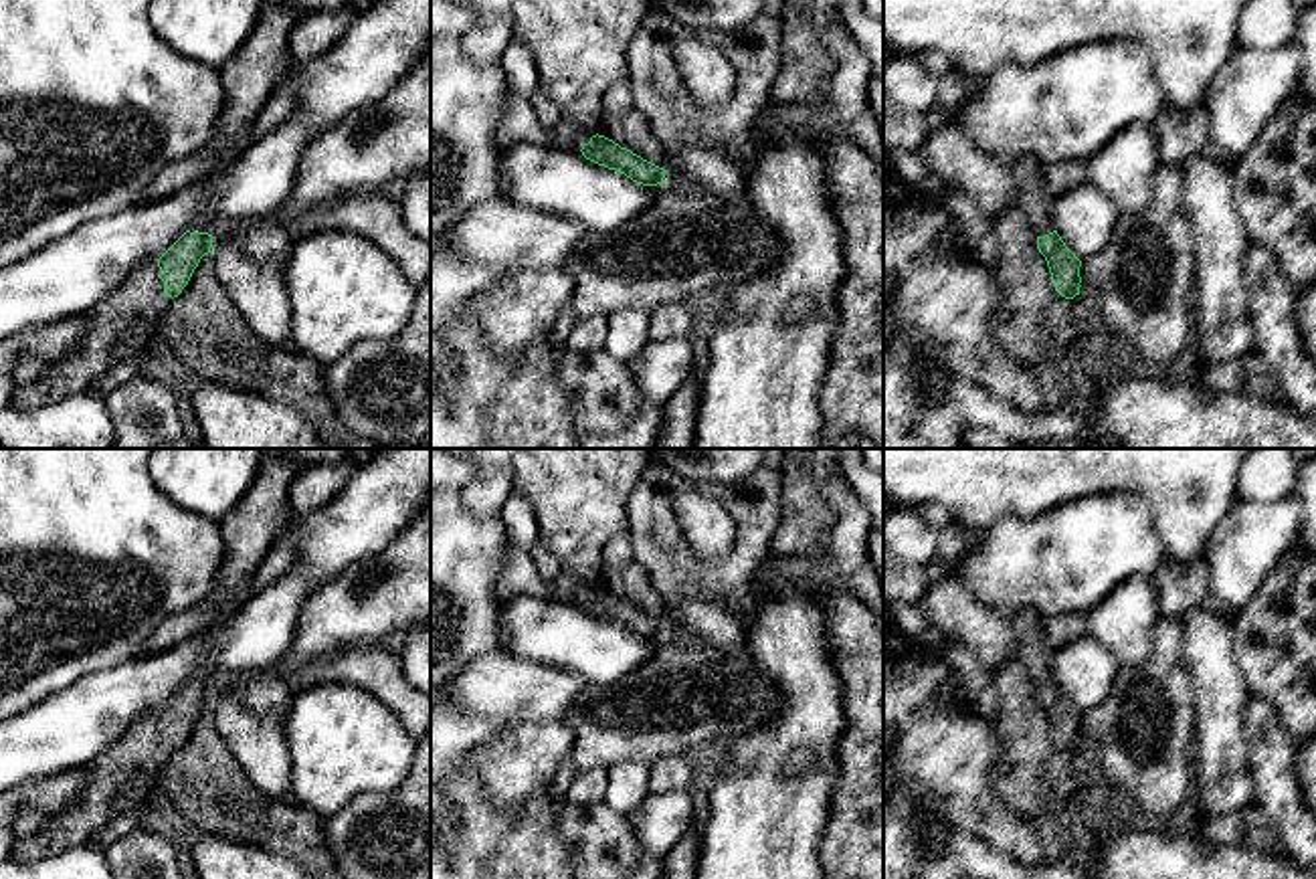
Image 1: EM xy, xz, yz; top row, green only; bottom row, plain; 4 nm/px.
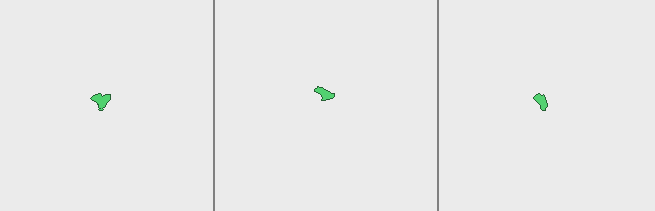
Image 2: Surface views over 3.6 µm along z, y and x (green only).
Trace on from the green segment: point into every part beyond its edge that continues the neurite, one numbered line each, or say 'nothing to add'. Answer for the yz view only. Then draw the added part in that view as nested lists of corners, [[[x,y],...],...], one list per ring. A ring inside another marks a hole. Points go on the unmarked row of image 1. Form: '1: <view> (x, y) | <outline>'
1: yz (1029, 627) | [[[1025,610],[1013,620],[1013,624],[1021,645],[1019,657],[1027,665],[1037,689],[1053,685],[1053,653],[1049,651],[1045,632],[1047,620],[1043,620],[1037,612]]]

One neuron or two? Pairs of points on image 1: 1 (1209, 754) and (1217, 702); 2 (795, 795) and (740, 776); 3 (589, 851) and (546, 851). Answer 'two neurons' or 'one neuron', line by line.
1: one neuron
2: one neuron
3: two neurons

